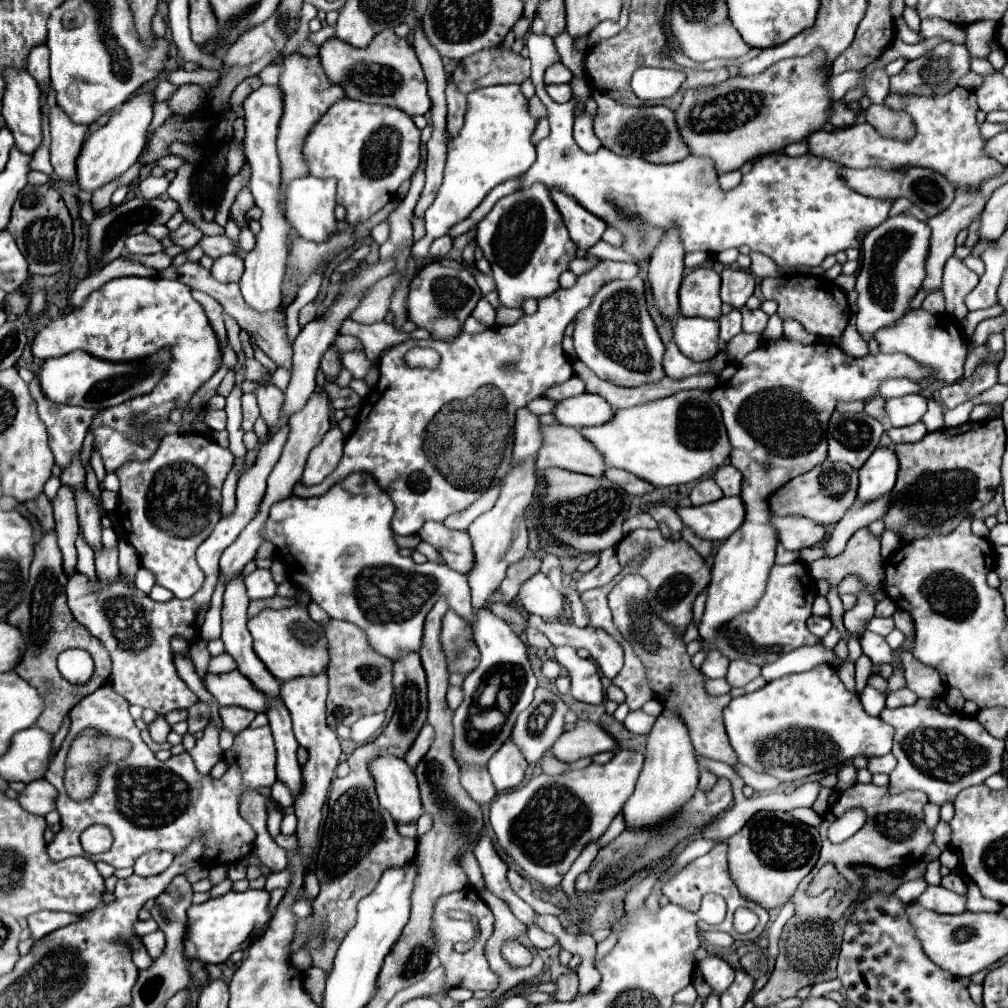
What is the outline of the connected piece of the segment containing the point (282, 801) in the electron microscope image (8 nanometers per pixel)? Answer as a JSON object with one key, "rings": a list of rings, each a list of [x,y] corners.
{"rings":[[[276,780],[276,782],[272,784],[272,788],[270,788],[270,796],[272,796],[282,808],[288,808],[288,806],[294,804],[294,796],[292,796],[292,792],[290,792],[288,786],[282,784],[280,780]]]}

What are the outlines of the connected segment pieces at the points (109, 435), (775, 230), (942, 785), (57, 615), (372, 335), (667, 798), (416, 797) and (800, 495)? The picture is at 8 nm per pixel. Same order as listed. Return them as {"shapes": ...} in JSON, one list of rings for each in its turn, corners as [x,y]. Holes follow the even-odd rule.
{"shapes":[[[[124,276],[106,282],[100,290],[88,296],[82,308],[50,322],[34,336],[32,354],[42,360],[72,350],[84,350],[100,360],[136,362],[154,356],[164,346],[170,346],[172,360],[152,392],[130,400],[132,416],[128,418],[128,428],[124,432],[110,426],[98,426],[92,430],[94,450],[100,452],[106,472],[114,472],[126,462],[144,462],[152,458],[160,440],[140,440],[140,428],[144,428],[144,424],[156,424],[156,420],[166,420],[176,408],[188,408],[194,392],[198,392],[198,388],[208,382],[222,364],[222,346],[204,308],[190,296],[190,288],[182,282]]],[[[528,32],[526,46],[530,50],[530,62],[532,62],[532,78],[530,80],[536,86],[536,96],[542,100],[542,104],[550,114],[548,116],[550,134],[536,144],[538,160],[526,174],[520,176],[520,190],[530,188],[536,182],[540,182],[548,190],[560,190],[566,196],[574,198],[588,212],[600,216],[604,222],[618,228],[626,238],[624,250],[628,254],[632,254],[638,262],[644,258],[650,258],[652,250],[656,248],[656,244],[662,236],[662,230],[668,224],[678,224],[686,252],[702,250],[702,252],[718,254],[722,250],[740,248],[746,244],[750,250],[770,256],[778,268],[800,268],[800,266],[814,268],[814,266],[820,266],[824,256],[828,256],[828,254],[836,254],[846,248],[860,248],[860,244],[856,240],[858,232],[864,228],[876,228],[878,224],[882,224],[888,218],[888,210],[890,210],[892,202],[866,198],[866,196],[858,194],[856,190],[848,188],[848,184],[844,184],[844,180],[840,180],[842,164],[836,164],[834,160],[828,160],[822,156],[804,154],[798,158],[790,158],[784,152],[760,156],[752,162],[752,170],[748,174],[744,174],[742,182],[736,188],[722,192],[718,188],[716,174],[712,172],[712,162],[706,158],[688,156],[678,164],[650,164],[650,162],[634,158],[634,156],[616,156],[608,148],[600,148],[594,154],[586,154],[580,150],[580,146],[572,138],[572,114],[576,112],[574,108],[578,106],[578,102],[572,98],[568,102],[560,104],[553,101],[544,90],[544,80],[542,80],[544,70],[550,64],[560,60],[554,40],[550,36],[536,36],[536,34]]],[[[920,698],[912,706],[882,710],[880,718],[894,726],[896,740],[892,754],[898,766],[890,774],[890,792],[922,790],[932,804],[952,804],[960,790],[982,784],[988,776],[1002,770],[1004,740],[990,736],[980,722],[948,708],[942,698]]],[[[50,532],[36,546],[36,556],[34,556],[34,562],[30,566],[30,582],[28,582],[28,588],[24,592],[24,600],[6,618],[8,624],[20,628],[20,632],[26,640],[22,660],[14,670],[20,678],[28,680],[28,684],[32,684],[40,692],[40,698],[44,700],[44,712],[40,714],[36,724],[50,734],[56,734],[60,730],[64,718],[68,716],[70,708],[78,700],[92,694],[94,690],[98,690],[106,682],[106,678],[110,676],[110,664],[112,664],[106,648],[90,632],[86,632],[74,620],[72,612],[68,610],[66,582],[68,582],[68,578],[62,570],[62,556],[60,556],[60,550],[56,544],[56,534]],[[68,648],[82,648],[82,650],[90,652],[90,656],[94,658],[94,664],[96,664],[94,676],[84,686],[74,686],[74,684],[66,682],[56,668],[56,654],[60,654],[62,650],[68,650]]],[[[348,318],[348,320],[342,322],[340,334],[356,336],[364,346],[364,352],[366,352],[368,360],[372,360],[372,362],[376,362],[380,358],[380,352],[386,346],[394,346],[394,344],[400,344],[400,342],[410,338],[408,334],[398,334],[394,330],[394,326],[386,320],[382,320],[378,324],[372,324],[372,326],[362,326],[362,324],[356,324],[354,320]]],[[[666,708],[656,718],[646,744],[646,760],[636,782],[634,794],[624,804],[624,818],[626,826],[654,826],[680,810],[684,802],[692,798],[692,792],[698,786],[700,768],[696,762],[696,750],[692,748],[692,740],[688,740],[688,728],[676,720],[676,712],[668,712]]],[[[394,756],[376,758],[370,764],[376,782],[380,806],[384,806],[396,824],[414,824],[422,816],[420,792],[412,768]]],[[[830,462],[818,464],[810,472],[804,472],[796,478],[792,478],[788,484],[772,492],[772,498],[768,498],[768,504],[772,508],[772,516],[808,516],[810,520],[816,520],[816,524],[836,524],[854,504],[858,490],[858,470],[844,462]]]]}

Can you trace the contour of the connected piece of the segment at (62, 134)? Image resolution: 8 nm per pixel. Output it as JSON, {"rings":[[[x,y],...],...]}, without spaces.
{"rings":[[[58,106],[50,110],[50,160],[56,176],[64,182],[76,182],[76,156],[80,156],[86,130],[88,126],[74,124]]]}

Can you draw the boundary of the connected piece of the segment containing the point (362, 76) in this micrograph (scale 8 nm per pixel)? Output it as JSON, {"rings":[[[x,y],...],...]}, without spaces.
{"rings":[[[392,30],[376,34],[368,48],[356,48],[338,38],[328,38],[320,46],[318,56],[328,80],[332,80],[332,84],[340,84],[346,96],[352,100],[400,108],[408,112],[408,116],[426,114],[430,110],[426,80],[416,52],[404,38],[398,38]]]}

